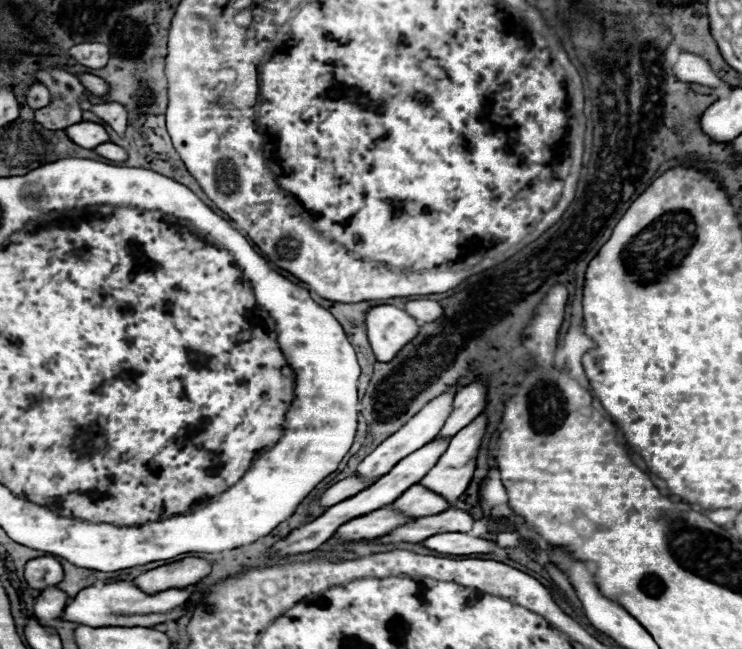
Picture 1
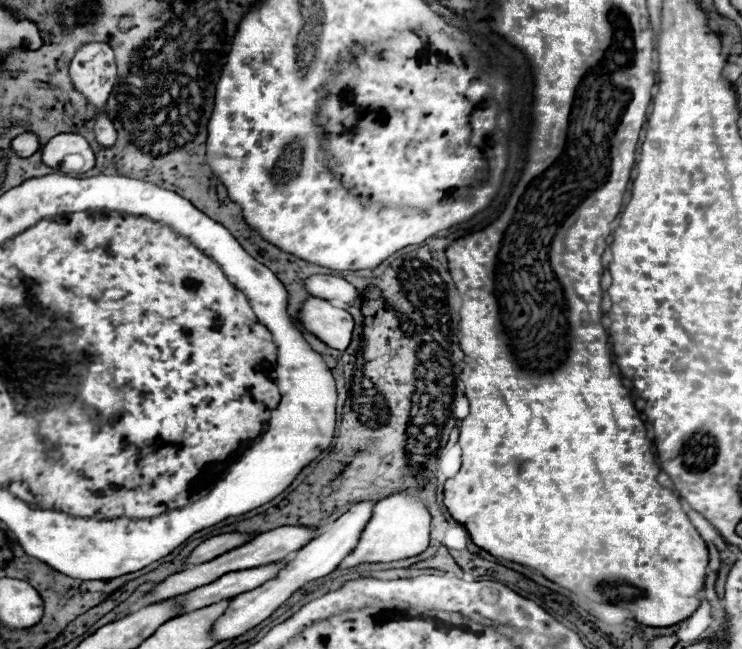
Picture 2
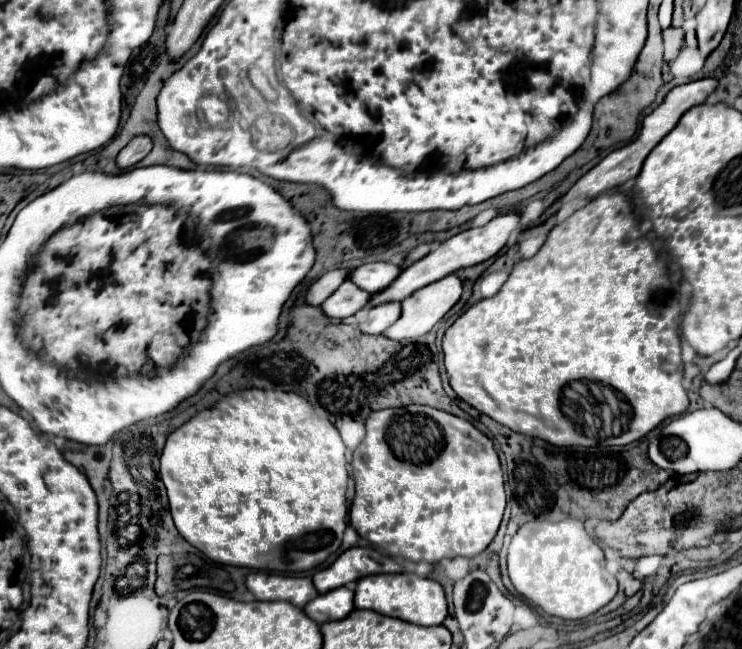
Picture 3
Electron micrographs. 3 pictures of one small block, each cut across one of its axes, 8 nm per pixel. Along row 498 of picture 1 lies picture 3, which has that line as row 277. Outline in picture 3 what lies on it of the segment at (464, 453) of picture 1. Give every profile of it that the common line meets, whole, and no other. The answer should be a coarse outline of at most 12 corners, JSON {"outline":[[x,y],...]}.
{"outline":[[456,274],[402,302],[400,318],[382,332],[402,340],[430,332],[458,302]]}

